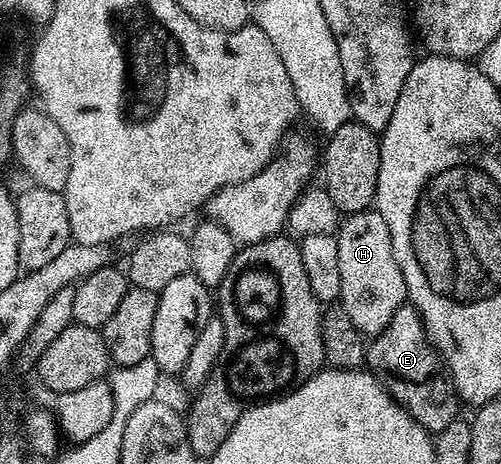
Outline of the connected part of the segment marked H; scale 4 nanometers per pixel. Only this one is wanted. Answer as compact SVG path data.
M370 208L348 215L335 235L339 244L339 280L341 297L339 305L351 316L351 324L366 336L376 336L391 324L391 316L406 305L409 293L403 272L391 248L391 232L387 220Z

